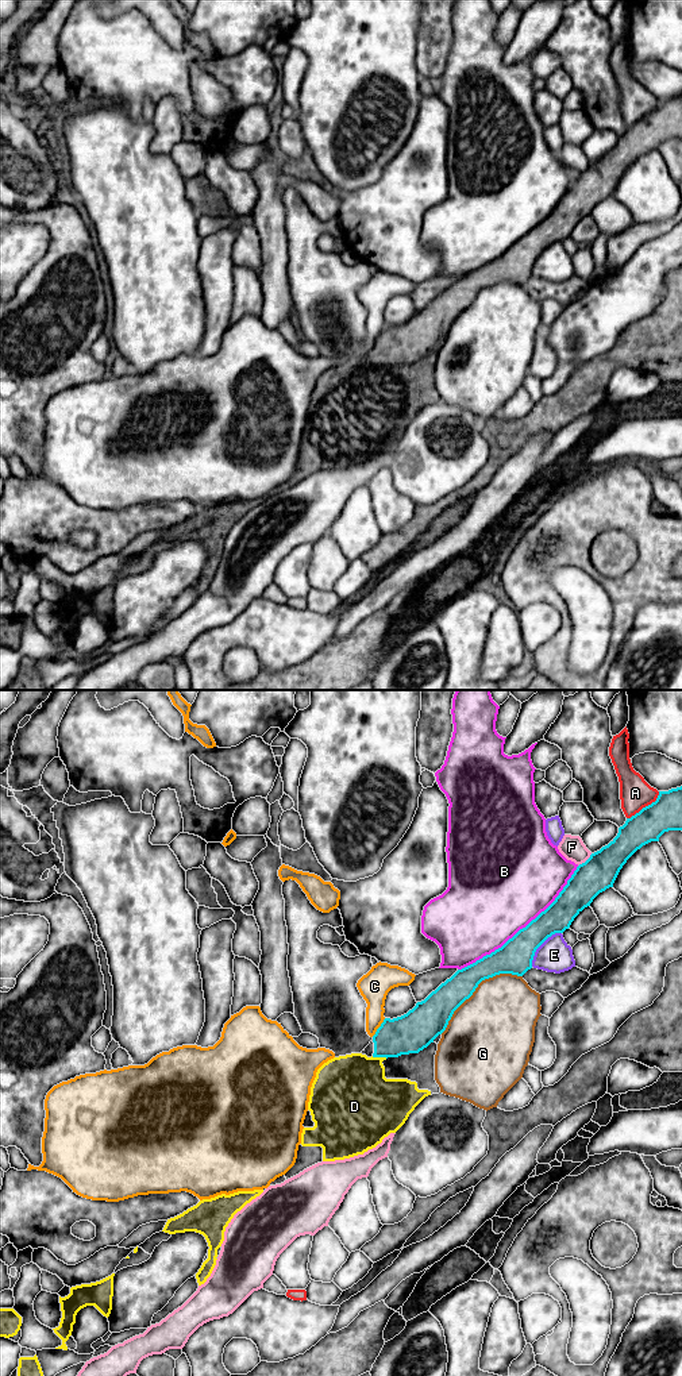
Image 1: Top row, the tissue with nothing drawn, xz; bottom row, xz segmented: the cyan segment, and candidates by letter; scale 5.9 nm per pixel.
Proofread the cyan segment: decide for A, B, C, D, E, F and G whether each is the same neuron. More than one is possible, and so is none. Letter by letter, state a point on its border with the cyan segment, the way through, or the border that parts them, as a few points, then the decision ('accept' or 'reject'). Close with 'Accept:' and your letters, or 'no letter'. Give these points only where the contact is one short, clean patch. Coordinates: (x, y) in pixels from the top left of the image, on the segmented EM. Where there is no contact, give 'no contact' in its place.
A: xz (646, 806) | reject
B: xz (523, 928) | reject
C: xz (378, 1028) | along xz (385, 1018), (372, 1036) | reject
D: xz (380, 1056) | accept
E: xz (540, 944) | reject
F: xz (586, 860) | reject
G: xz (477, 986) | reject
Accept: D

